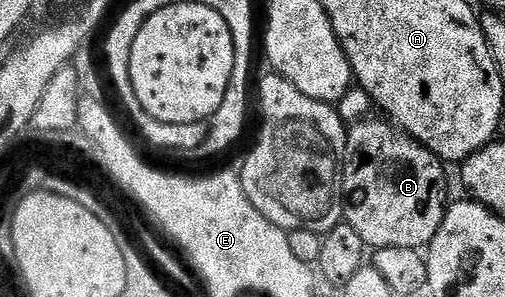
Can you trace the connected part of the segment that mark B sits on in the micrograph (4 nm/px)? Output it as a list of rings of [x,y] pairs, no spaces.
[[[365,119],[355,122],[348,129],[348,142],[344,144],[344,156],[342,158],[342,195],[344,196],[344,221],[354,227],[354,231],[358,231],[358,235],[362,235],[365,246],[371,247],[373,250],[385,249],[386,247],[410,247],[411,249],[423,250],[434,239],[434,235],[438,235],[438,227],[442,227],[442,219],[444,211],[449,204],[448,197],[448,177],[444,174],[446,169],[445,162],[439,157],[434,156],[429,149],[415,141],[407,133],[401,131],[395,124],[389,123],[387,120],[372,121],[373,119]]]

